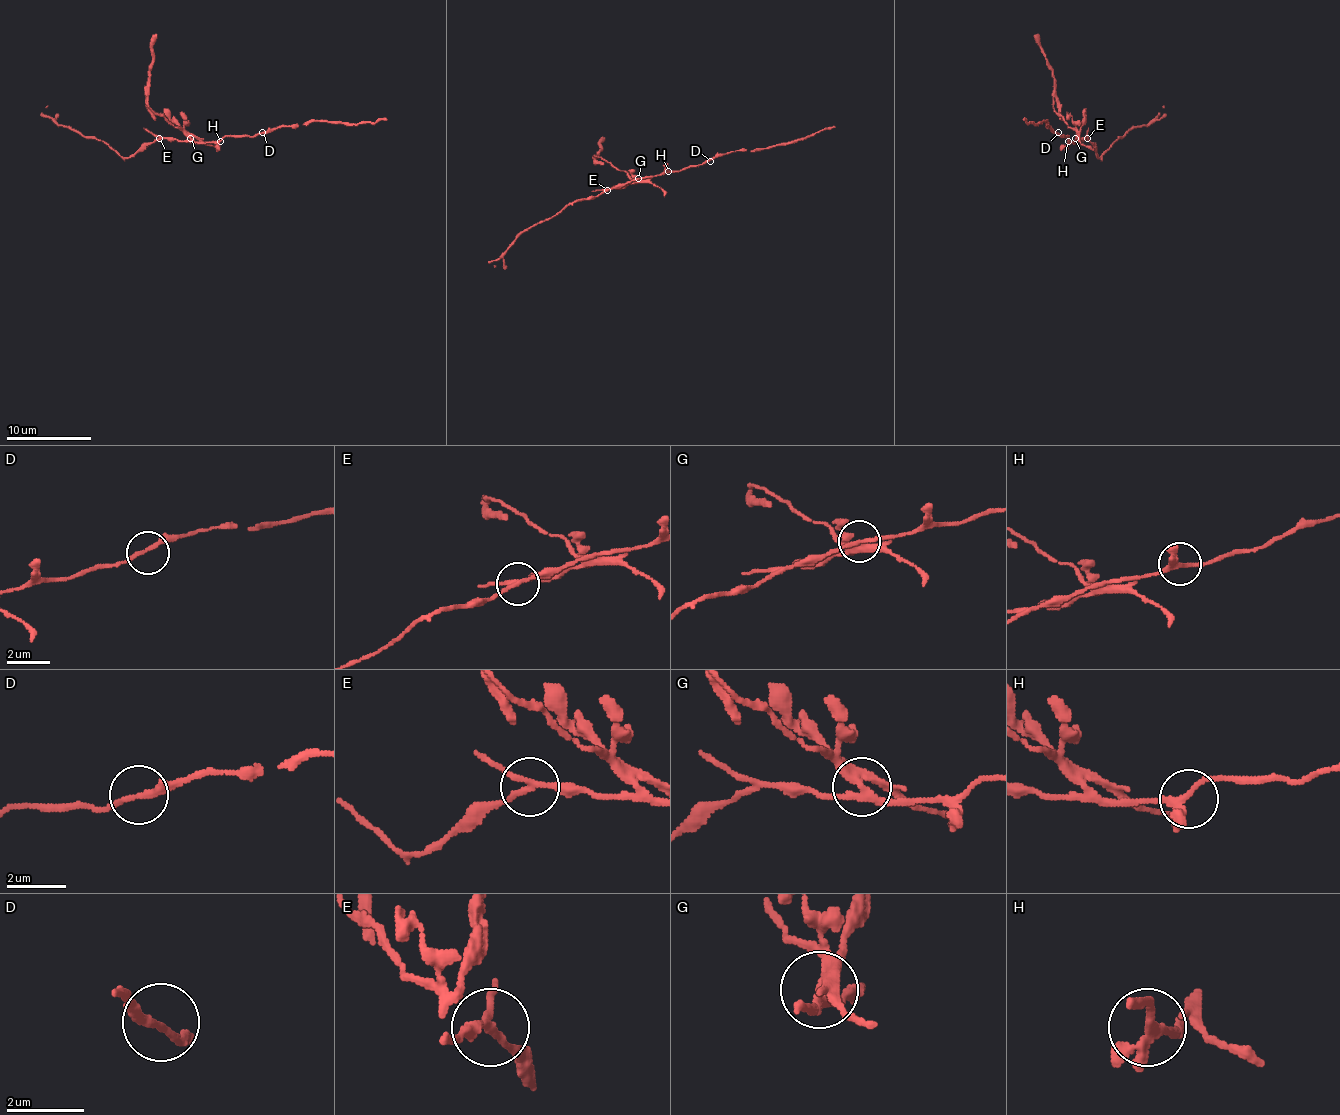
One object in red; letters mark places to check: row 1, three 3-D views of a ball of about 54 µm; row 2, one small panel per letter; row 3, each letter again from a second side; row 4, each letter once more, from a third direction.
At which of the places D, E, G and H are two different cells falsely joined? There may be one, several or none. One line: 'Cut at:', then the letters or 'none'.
Cut at: E, G

